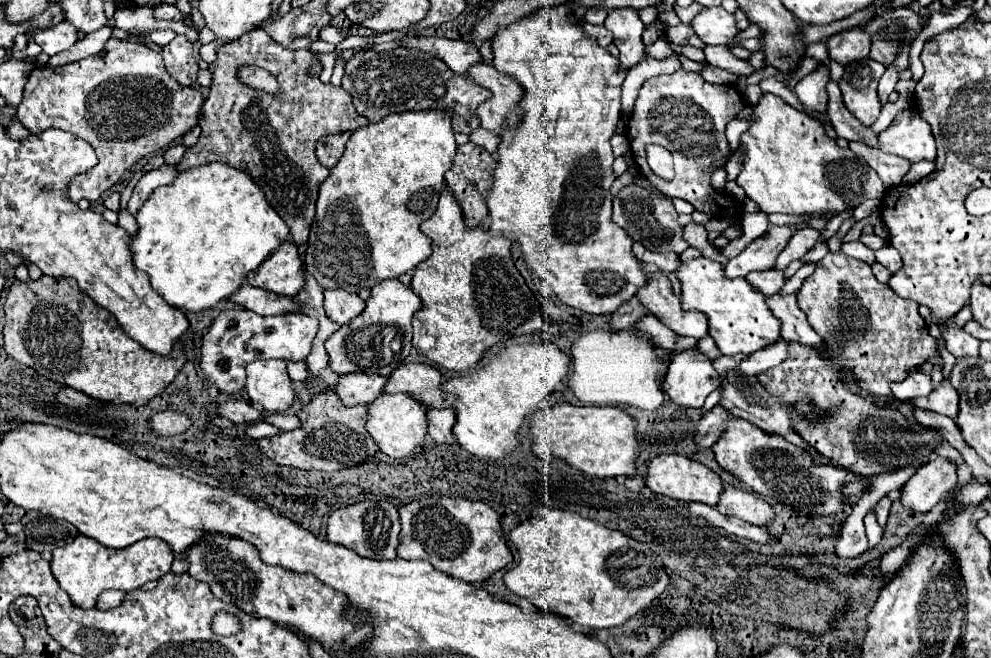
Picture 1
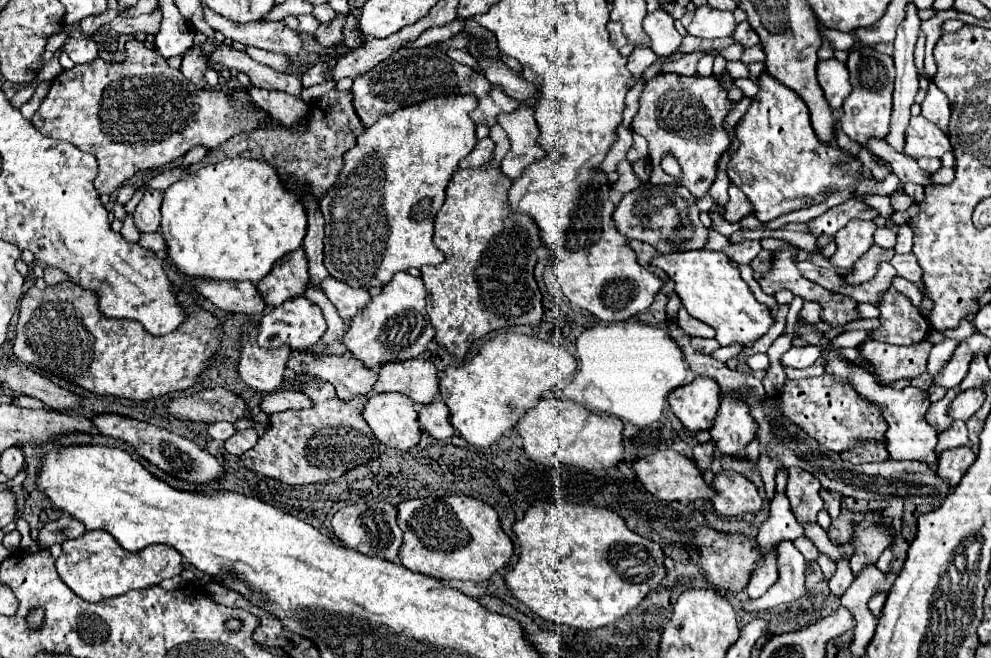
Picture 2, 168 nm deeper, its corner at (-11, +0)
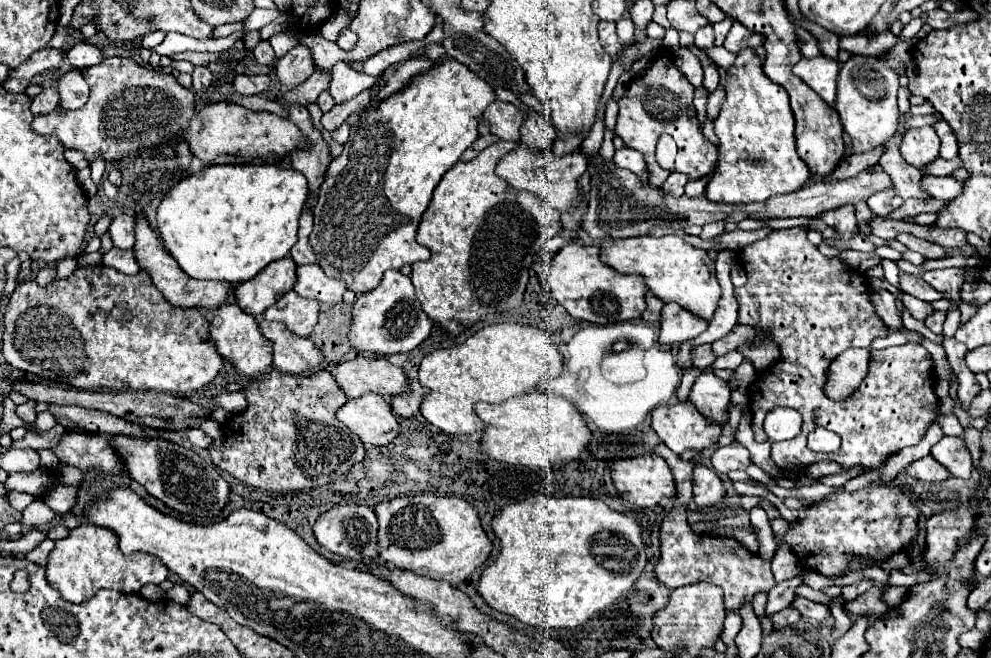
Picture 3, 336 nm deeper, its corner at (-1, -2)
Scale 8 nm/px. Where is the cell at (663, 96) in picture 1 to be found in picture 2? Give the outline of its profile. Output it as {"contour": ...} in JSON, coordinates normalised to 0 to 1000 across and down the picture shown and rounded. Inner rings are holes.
{"contour":[[[666,112],[656,119],[646,140],[646,164],[636,188],[638,201],[654,213],[654,237],[658,249],[656,280],[688,280],[702,301],[710,298],[723,274],[723,246],[737,219],[729,185],[739,164],[741,158],[718,116],[694,119],[688,112]],[[672,234],[678,234],[684,243],[688,255],[686,271],[678,271],[668,258],[666,246]]]}

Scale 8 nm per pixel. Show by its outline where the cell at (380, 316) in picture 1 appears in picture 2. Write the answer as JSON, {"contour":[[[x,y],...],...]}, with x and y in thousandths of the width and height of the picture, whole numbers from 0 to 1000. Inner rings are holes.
{"contour":[[[402,413],[398,416],[398,422],[385,438],[385,444],[381,450],[377,450],[357,483],[353,492],[353,502],[347,511],[347,523],[349,529],[369,553],[369,559],[379,562],[381,553],[394,550],[394,547],[414,547],[414,544],[422,544],[428,532],[430,523],[438,514],[438,495],[432,483],[430,474],[430,438],[428,429],[424,422],[414,419],[412,413]]]}

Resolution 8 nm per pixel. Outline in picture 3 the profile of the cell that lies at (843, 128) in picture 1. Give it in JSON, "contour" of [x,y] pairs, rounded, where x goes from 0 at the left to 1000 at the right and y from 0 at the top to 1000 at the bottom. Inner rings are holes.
{"contour":[[[930,267],[928,286],[938,298],[947,304],[959,304],[965,301],[971,292],[971,277],[959,271],[959,267]]]}

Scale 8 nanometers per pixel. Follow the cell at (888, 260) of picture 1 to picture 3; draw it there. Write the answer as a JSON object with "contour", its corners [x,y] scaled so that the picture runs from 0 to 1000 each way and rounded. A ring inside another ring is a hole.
{"contour":[[[908,413],[908,441],[914,447],[920,447],[932,459],[942,459],[949,453],[949,447],[928,419],[920,419],[920,416],[912,416]]]}

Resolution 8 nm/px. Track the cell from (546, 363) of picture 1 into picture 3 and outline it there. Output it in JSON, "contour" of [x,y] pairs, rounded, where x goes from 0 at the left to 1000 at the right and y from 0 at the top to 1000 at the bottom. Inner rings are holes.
{"contour":[[[519,489],[498,492],[482,502],[464,526],[432,538],[422,562],[424,581],[420,574],[412,574],[414,599],[398,602],[394,614],[396,623],[406,635],[420,638],[420,632],[426,626],[426,632],[446,657],[454,663],[470,663],[488,657],[490,650],[478,626],[480,611],[507,611],[523,599],[537,596],[553,571],[563,571],[565,562],[567,541],[557,517],[547,508],[547,502]]]}

